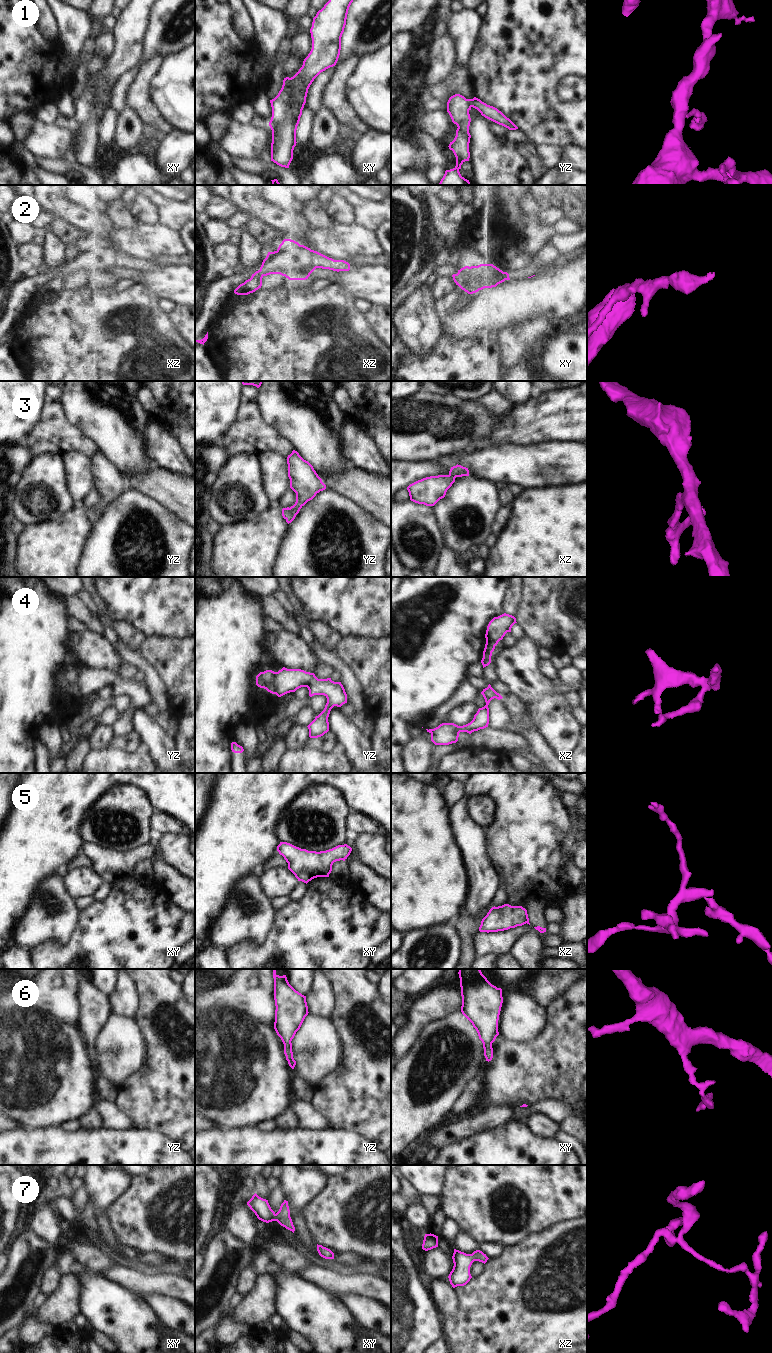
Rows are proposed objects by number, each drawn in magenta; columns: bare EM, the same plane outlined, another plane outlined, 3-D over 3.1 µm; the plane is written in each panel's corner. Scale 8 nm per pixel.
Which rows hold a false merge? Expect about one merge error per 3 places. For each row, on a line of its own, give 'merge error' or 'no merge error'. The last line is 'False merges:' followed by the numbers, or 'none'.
1: no merge error
2: no merge error
3: no merge error
4: no merge error
5: merge error
6: no merge error
7: no merge error
False merges: 5

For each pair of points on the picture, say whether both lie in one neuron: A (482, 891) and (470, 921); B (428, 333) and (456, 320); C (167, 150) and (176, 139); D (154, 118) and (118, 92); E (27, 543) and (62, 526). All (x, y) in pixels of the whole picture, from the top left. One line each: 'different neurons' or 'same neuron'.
A: different neurons
B: different neurons
C: same neuron
D: different neurons
E: same neuron

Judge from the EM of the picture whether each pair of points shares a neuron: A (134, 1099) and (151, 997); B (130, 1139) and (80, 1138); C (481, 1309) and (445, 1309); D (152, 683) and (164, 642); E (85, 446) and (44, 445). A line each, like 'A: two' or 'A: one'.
A: one
B: one
C: two
D: two
E: one

